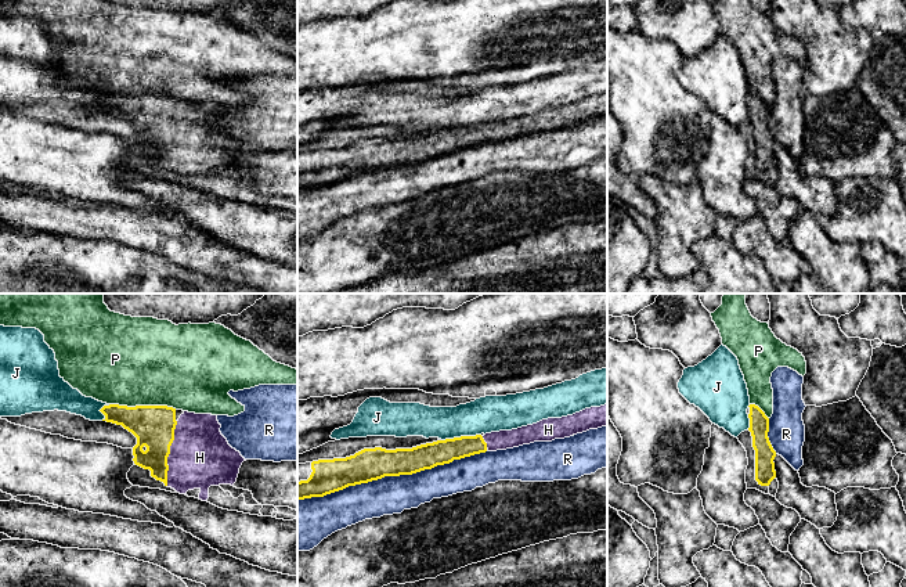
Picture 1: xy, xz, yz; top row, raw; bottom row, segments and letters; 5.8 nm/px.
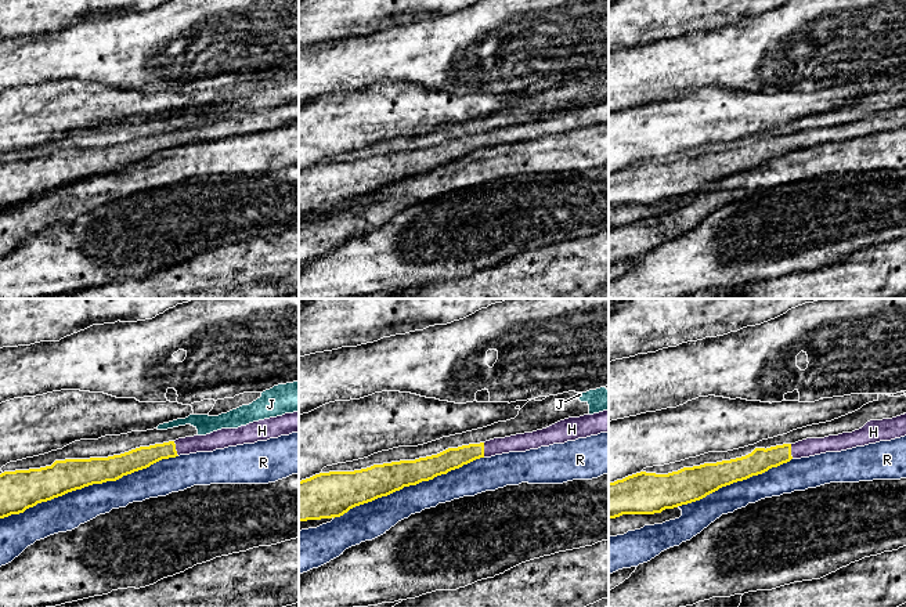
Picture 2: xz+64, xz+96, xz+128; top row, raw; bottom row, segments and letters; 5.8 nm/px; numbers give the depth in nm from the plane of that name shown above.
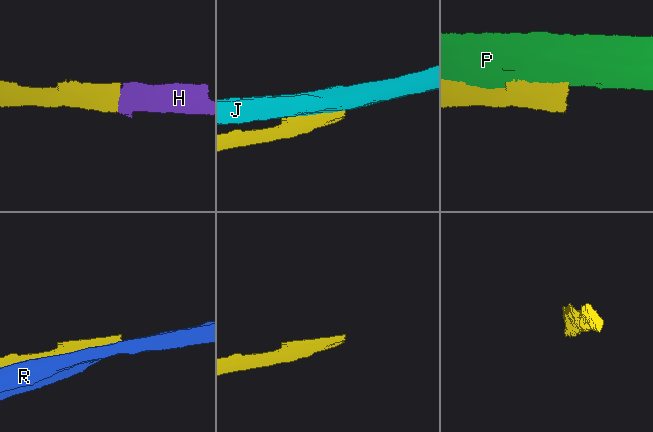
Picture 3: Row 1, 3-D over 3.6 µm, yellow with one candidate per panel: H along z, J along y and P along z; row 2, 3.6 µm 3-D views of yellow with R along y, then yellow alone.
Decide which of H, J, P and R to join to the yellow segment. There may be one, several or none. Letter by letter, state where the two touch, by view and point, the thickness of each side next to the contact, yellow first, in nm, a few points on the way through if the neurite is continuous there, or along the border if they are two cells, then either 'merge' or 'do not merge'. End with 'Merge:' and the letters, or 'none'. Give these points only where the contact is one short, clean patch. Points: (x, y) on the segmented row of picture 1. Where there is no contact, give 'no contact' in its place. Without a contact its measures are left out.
H: meets yellow in xy at (169, 453); 240 nm thick on the yellow side, 360 nm on the other; runs through xy (154, 427), (169, 442), (169, 453), (199, 457); merge
J: meets yellow in xz at (461, 436); 150 nm thick on the yellow side, 220 nm on the other; do not merge
P: meets yellow in xy at (143, 406); 240 nm thick on the yellow side, 500 nm on the other; do not merge
R: meets yellow in xz at (392, 475); 190 nm thick on the yellow side, 220 nm on the other; do not merge
Merge: H

